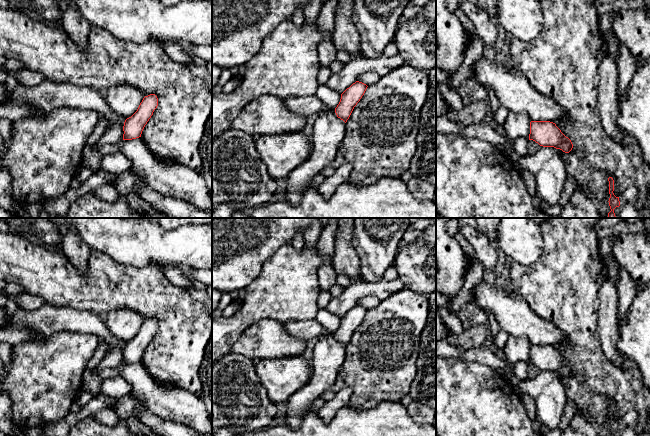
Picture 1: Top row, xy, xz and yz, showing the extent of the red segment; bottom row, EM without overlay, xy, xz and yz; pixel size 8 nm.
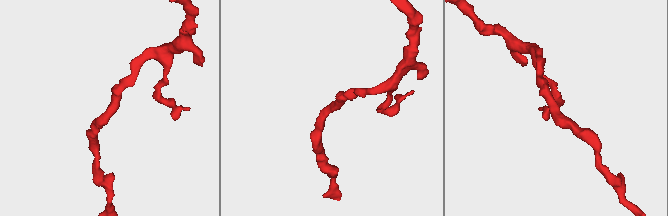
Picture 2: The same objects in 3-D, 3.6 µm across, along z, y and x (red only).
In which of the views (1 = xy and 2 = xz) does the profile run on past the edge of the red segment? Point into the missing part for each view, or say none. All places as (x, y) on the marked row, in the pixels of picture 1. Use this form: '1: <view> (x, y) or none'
1: none
2: none

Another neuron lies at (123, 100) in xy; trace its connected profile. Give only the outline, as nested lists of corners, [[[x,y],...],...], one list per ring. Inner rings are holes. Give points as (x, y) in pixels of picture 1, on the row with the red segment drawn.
[[[123,84],[107,88],[104,97],[113,113],[127,119],[137,111],[145,96],[139,89]]]

